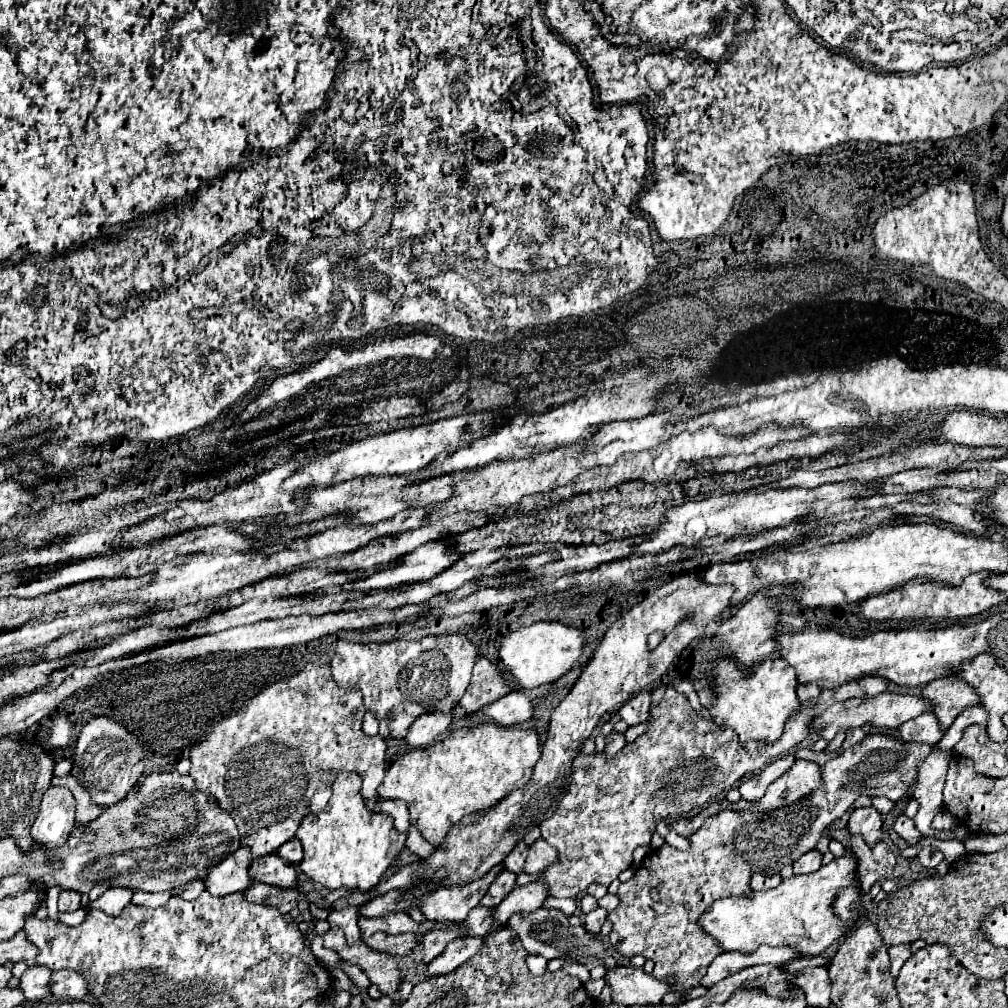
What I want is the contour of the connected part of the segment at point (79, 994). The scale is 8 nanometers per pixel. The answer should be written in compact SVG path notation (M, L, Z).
M58 970L52 974L54 996L60 1000L82 1000L88 994L88 984L76 970Z

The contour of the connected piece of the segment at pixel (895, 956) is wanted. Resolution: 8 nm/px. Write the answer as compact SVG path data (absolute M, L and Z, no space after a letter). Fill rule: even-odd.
M900 944L900 946L892 946L888 948L888 954L890 954L890 974L896 978L900 968L904 966L904 962L912 956L910 954L910 944Z

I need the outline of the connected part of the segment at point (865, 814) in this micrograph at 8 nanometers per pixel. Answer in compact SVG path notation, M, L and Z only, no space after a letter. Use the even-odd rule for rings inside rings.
M856 808L848 820L848 830L854 836L862 836L868 846L874 846L882 836L882 816L876 808Z

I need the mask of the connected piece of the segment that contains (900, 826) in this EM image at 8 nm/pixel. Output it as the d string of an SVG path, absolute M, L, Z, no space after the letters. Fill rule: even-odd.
M900 814L900 816L896 818L892 830L896 830L908 844L916 844L916 842L922 838L922 834L914 828L914 822L912 822L906 814Z

